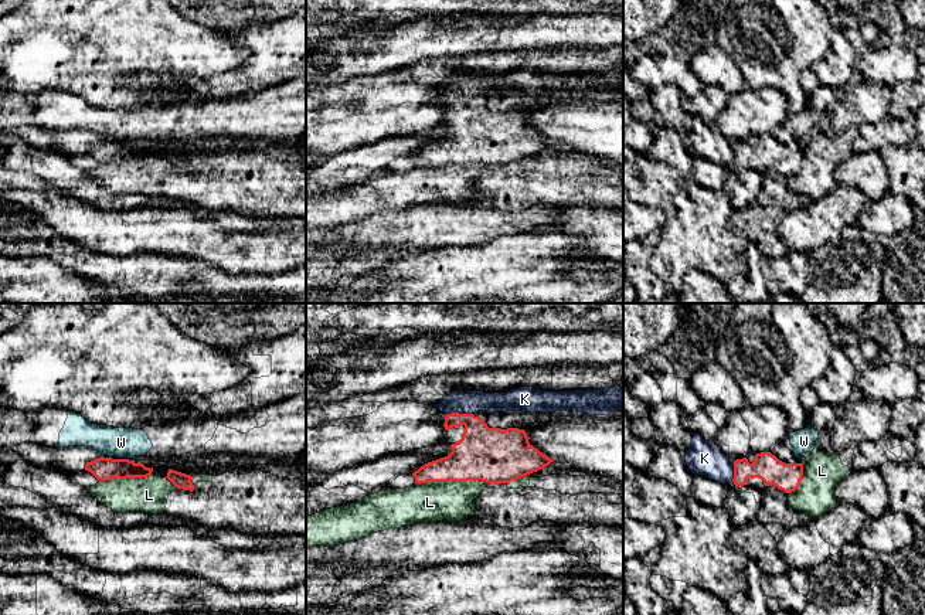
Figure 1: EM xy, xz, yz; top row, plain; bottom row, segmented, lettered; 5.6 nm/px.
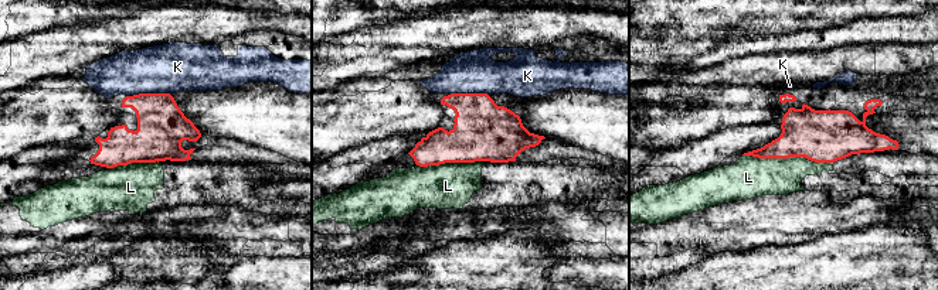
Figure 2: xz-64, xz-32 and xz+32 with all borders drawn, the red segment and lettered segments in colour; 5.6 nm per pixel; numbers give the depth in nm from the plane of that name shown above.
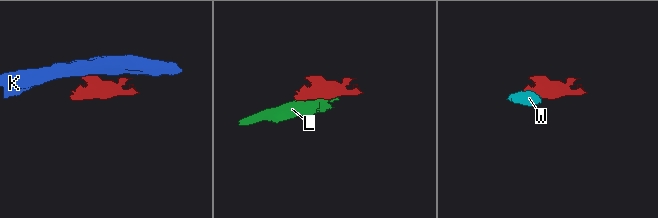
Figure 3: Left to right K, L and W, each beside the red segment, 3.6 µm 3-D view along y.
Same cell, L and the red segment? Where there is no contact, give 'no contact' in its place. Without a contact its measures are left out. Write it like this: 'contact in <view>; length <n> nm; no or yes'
contact in xz; length 400 nm; no

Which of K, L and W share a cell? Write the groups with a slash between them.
K / L / W

